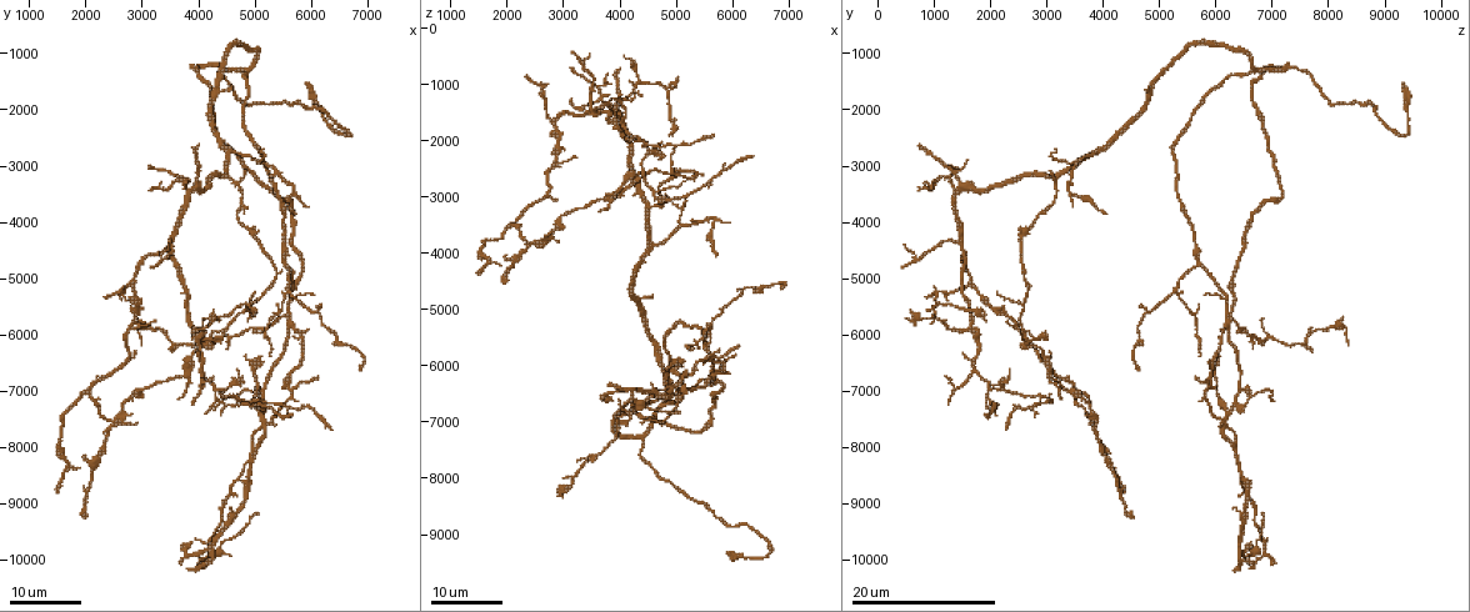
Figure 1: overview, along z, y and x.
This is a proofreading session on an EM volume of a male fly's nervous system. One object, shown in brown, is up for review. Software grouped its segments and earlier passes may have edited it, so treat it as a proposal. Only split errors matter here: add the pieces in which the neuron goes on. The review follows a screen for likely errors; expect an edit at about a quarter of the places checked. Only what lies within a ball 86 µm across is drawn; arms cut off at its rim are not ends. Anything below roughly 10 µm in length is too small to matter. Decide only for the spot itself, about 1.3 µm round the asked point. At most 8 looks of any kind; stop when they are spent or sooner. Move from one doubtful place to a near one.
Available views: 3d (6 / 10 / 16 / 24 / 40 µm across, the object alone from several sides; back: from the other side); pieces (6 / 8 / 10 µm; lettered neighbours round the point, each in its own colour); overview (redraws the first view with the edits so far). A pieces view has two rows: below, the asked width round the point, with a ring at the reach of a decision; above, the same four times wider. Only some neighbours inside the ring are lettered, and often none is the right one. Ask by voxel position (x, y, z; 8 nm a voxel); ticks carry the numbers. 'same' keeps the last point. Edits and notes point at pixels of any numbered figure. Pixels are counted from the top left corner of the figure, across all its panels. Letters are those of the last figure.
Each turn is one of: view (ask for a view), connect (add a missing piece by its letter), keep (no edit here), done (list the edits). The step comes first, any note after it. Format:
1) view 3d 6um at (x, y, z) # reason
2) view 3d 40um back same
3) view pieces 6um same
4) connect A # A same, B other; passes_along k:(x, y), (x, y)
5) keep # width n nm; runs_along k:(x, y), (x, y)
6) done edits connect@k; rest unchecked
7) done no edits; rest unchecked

view 3d 24um at (4850, 6400, 6050) # free end

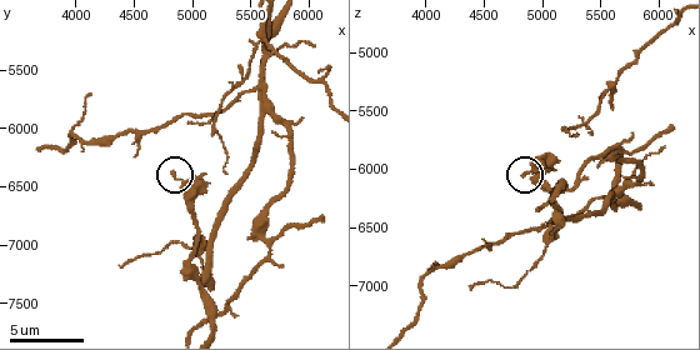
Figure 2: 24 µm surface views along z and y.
view pieces 8um at (4860, 6380, 6060)

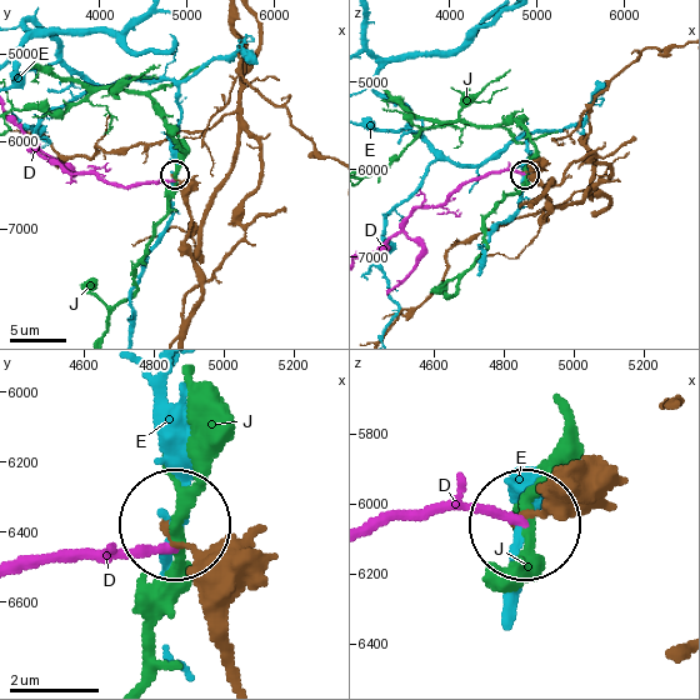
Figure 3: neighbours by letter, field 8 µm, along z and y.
keep # D other, E other, J other; runs_along 3:(574, 498), (518, 520); no lettered piece goes on from it

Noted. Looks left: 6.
view pieces 10um at (6100, 6760, 5660) # branch stops here

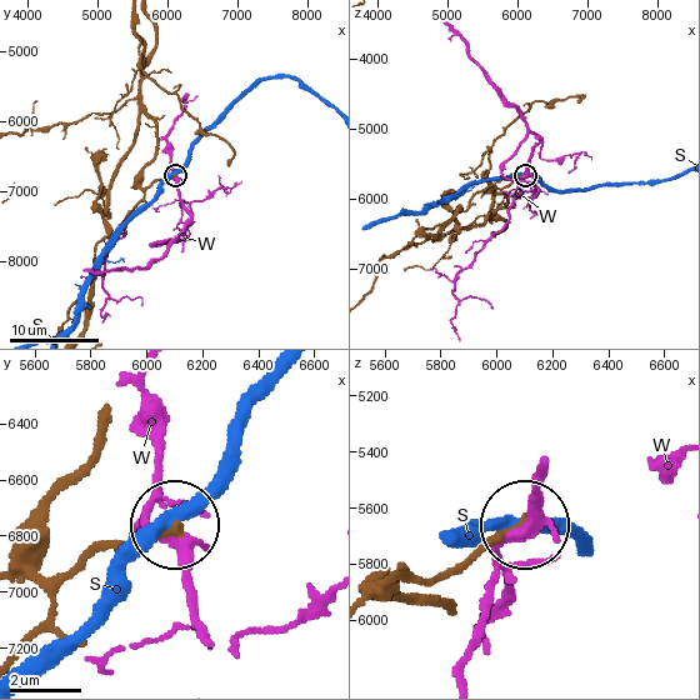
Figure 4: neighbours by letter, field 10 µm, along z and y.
keep # S other, W other; runs_along 4:(94, 445), (49, 509), (40, 571), (55, 580), (169, 529); none of them fits

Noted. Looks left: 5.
view 3d 24um at (5750, 3850, 4000) # tapers out

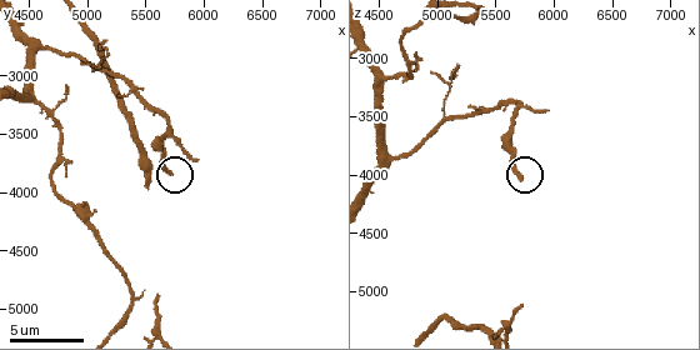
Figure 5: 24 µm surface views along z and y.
view pieces 8um at (5720, 3820, 4040) # what lies round it

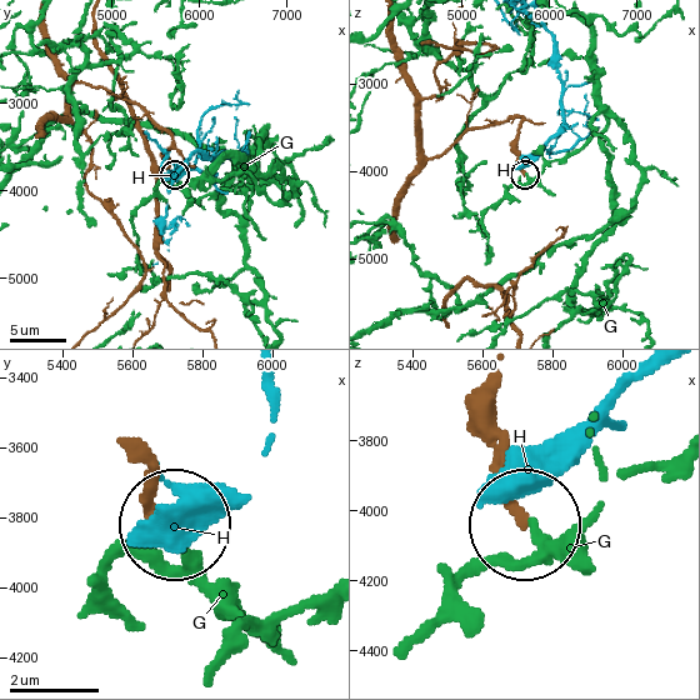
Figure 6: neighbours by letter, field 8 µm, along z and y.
keep # width 190 nm; G other, H other; none of them fits

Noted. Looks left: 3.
view 3d 16um at (2800, 7400, 3650) # tapers out

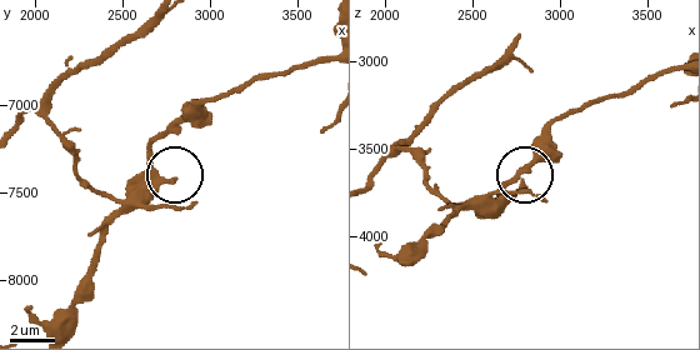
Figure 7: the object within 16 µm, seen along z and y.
view pieces 6um at (2800, 7420, 3700) # see the neighbours

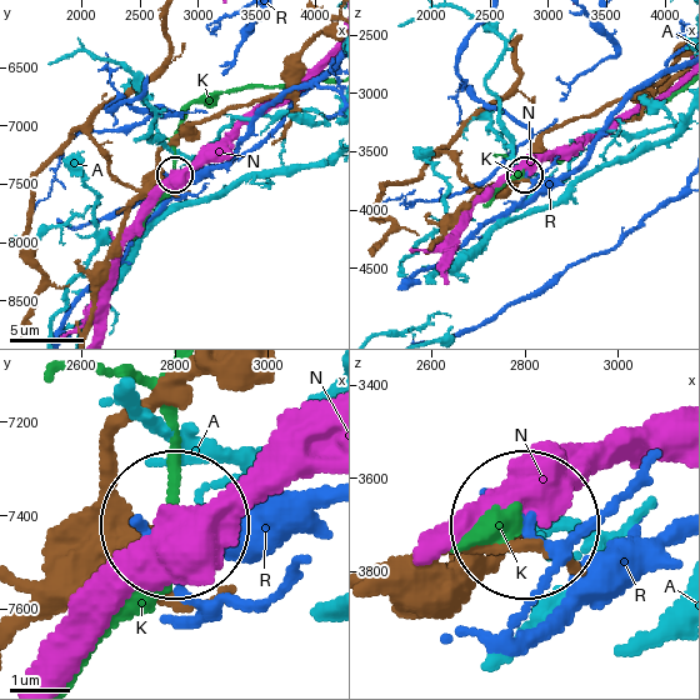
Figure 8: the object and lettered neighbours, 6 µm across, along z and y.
keep # width 170 nm; A other, K other, N other, R other; none of them fits

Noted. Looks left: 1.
done no edits; rest unchecked

